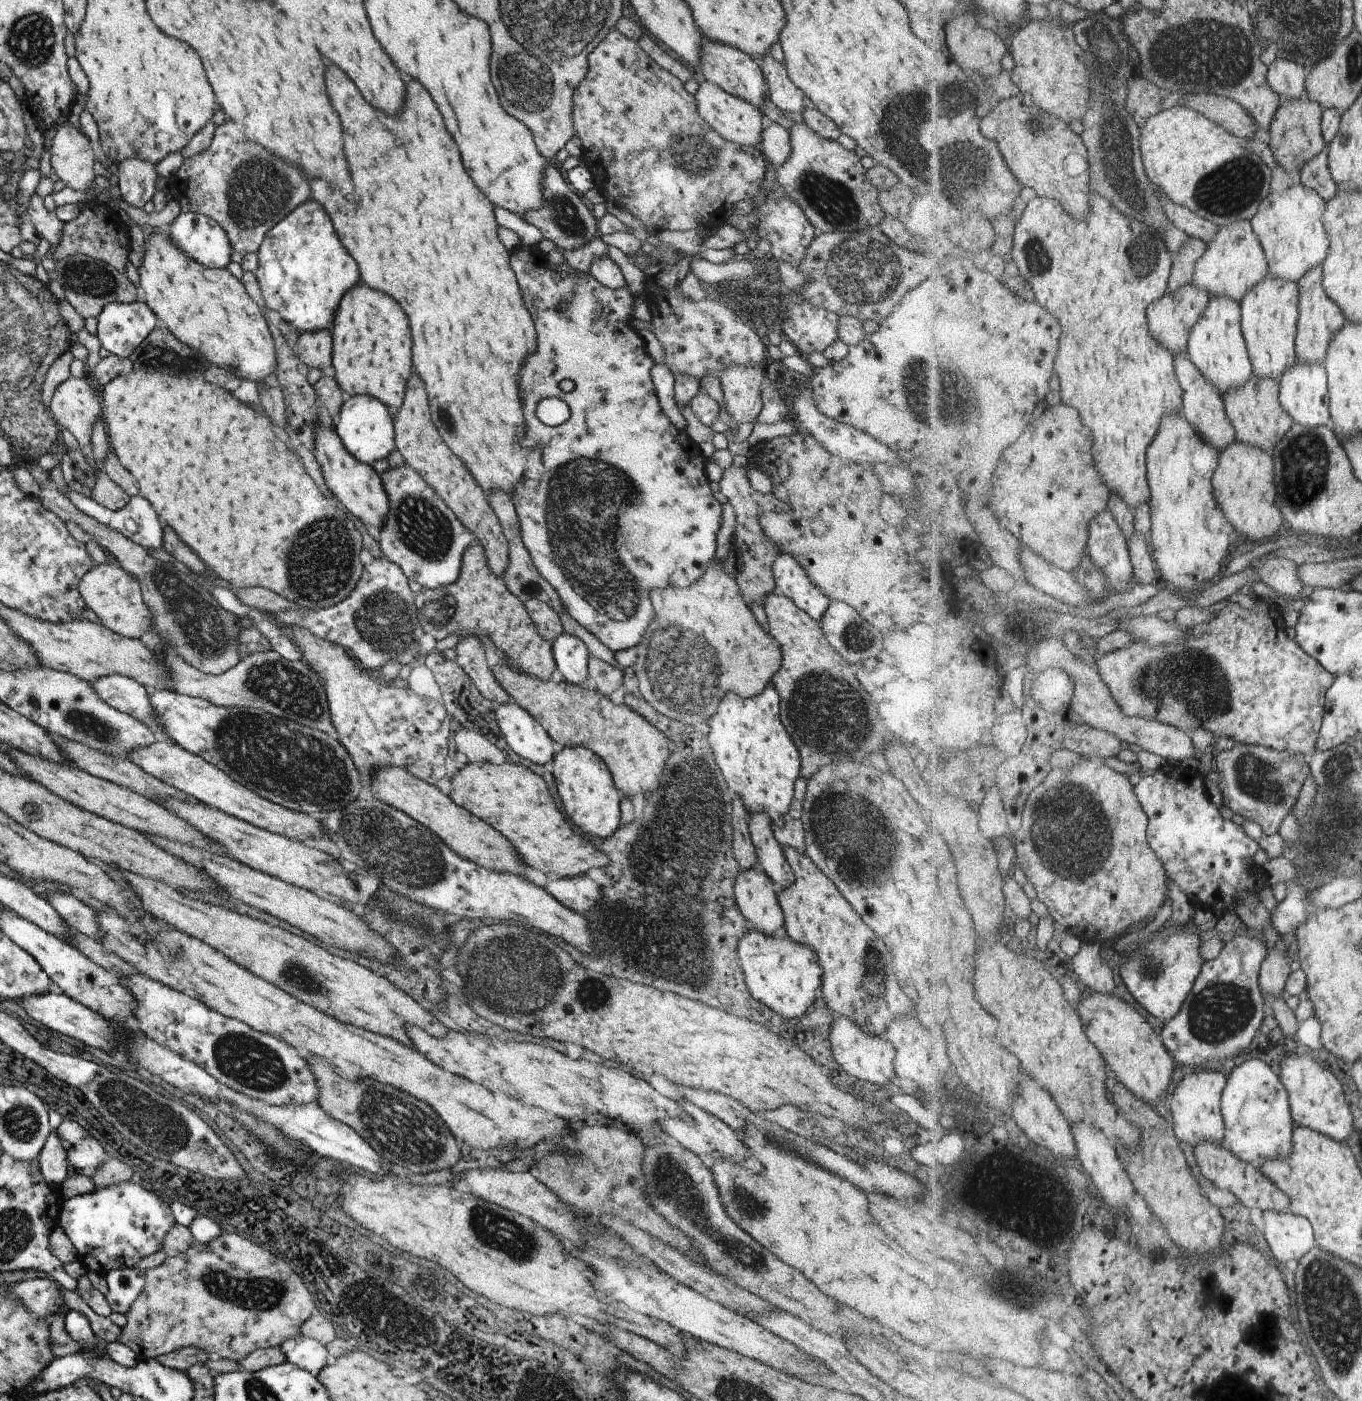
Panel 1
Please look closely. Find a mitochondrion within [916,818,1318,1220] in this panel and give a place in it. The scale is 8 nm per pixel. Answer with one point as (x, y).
(1219, 1011)

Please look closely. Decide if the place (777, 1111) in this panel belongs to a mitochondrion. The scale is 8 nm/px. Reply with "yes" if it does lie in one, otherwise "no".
no

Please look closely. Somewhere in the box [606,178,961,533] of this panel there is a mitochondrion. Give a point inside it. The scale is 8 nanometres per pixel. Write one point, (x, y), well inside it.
(867, 274)

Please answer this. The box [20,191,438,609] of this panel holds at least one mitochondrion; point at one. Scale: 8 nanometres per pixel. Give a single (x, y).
(324, 574)

